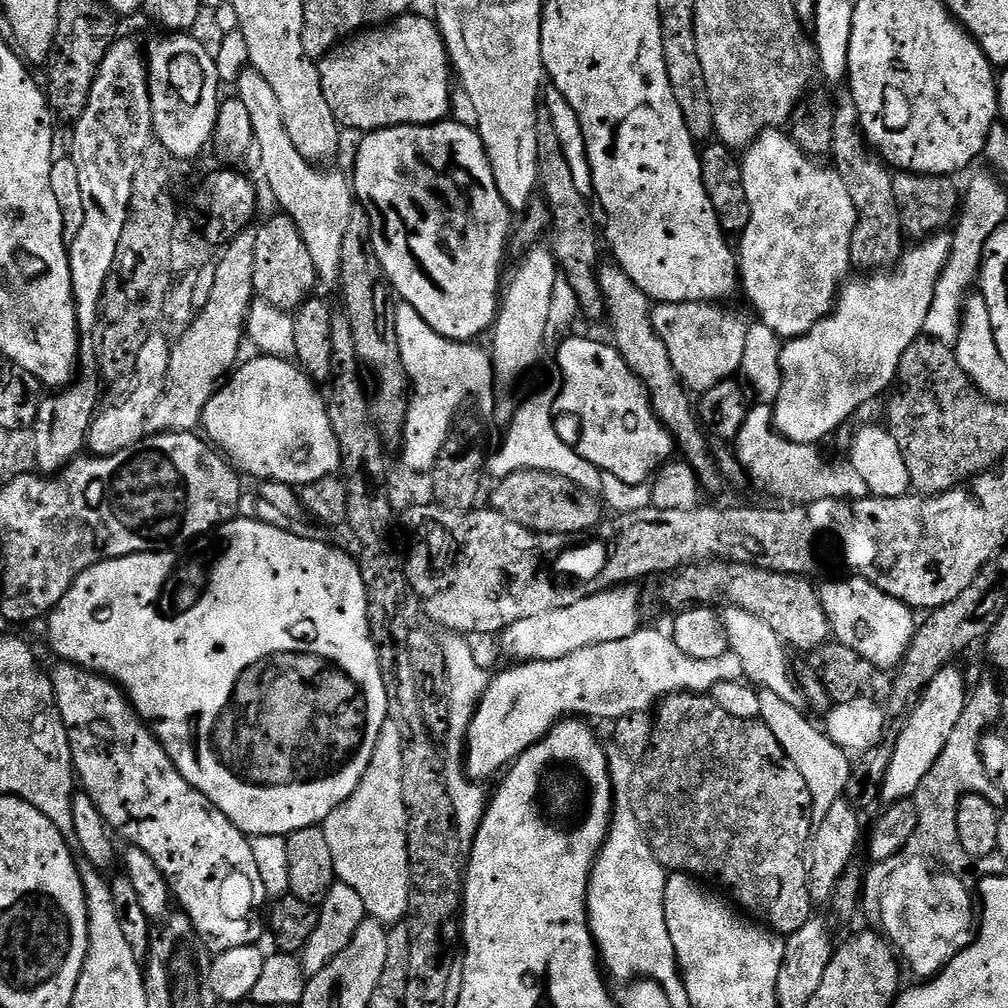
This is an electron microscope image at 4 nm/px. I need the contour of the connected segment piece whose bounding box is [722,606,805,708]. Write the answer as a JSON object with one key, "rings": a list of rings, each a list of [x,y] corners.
{"rings":[[[728,606],[723,609],[722,619],[728,647],[731,652],[738,654],[738,659],[742,661],[744,680],[757,689],[778,694],[778,698],[782,698],[790,706],[800,708],[805,703],[805,698],[799,683],[794,679],[794,672],[792,676],[791,666],[788,665],[789,649],[784,641],[778,638],[778,634],[774,634],[774,630],[770,630],[770,626],[762,622],[762,618],[754,618],[750,610]]]}

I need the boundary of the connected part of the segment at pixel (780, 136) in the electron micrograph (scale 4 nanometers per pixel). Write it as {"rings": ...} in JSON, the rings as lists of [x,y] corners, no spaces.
{"rings":[[[780,128],[766,129],[742,152],[740,169],[750,206],[750,222],[738,236],[738,280],[753,310],[760,315],[759,323],[770,326],[784,342],[808,332],[832,311],[838,300],[838,289],[849,275],[848,268],[853,267],[854,202],[850,202],[850,192],[839,171],[820,164],[823,163],[807,156],[791,135]]]}

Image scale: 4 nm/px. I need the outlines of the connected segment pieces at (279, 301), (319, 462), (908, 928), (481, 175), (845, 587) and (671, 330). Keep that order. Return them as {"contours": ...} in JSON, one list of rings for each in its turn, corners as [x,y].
{"contours":[[[[275,215],[256,228],[253,290],[263,303],[292,314],[302,301],[313,295],[315,288],[312,287],[317,287],[318,277],[314,261],[310,259],[310,250],[306,250],[306,242],[302,242],[298,226],[289,216]]],[[[267,354],[257,357],[249,364],[241,363],[231,373],[228,381],[232,381],[226,386],[224,384],[210,398],[204,410],[203,435],[245,477],[253,476],[256,482],[273,480],[303,486],[337,475],[341,471],[338,438],[334,438],[334,430],[330,426],[325,397],[316,393],[317,385],[291,359]]],[[[984,684],[976,693],[967,697],[964,713],[962,718],[958,718],[958,726],[954,726],[954,731],[950,733],[949,740],[946,741],[946,746],[942,750],[942,754],[938,754],[938,762],[934,762],[934,766],[930,766],[930,774],[926,774],[926,778],[922,778],[922,782],[918,786],[916,795],[916,809],[918,810],[917,829],[914,830],[914,836],[910,838],[910,842],[906,842],[906,846],[898,854],[894,854],[894,858],[886,858],[885,860],[875,861],[871,865],[872,869],[868,873],[863,873],[862,876],[862,908],[864,904],[864,912],[868,915],[868,920],[875,931],[881,933],[885,940],[892,945],[893,949],[898,953],[899,959],[913,972],[914,975],[920,976],[921,981],[927,982],[940,975],[942,969],[956,957],[956,953],[964,948],[969,948],[974,939],[974,920],[972,924],[972,896],[974,900],[974,888],[968,885],[968,880],[964,875],[968,872],[968,864],[970,865],[970,857],[966,854],[966,850],[962,850],[962,842],[958,842],[958,818],[956,817],[956,807],[961,797],[969,796],[970,794],[978,794],[982,798],[986,798],[997,806],[1005,803],[1006,797],[1002,794],[1002,790],[998,790],[998,786],[994,786],[994,782],[990,782],[990,778],[984,774],[984,763],[980,757],[980,737],[985,730],[1000,716],[1000,696],[996,693],[996,688],[992,684]]],[[[445,118],[438,124],[400,124],[397,128],[379,128],[377,132],[367,133],[358,150],[356,168],[350,175],[350,184],[354,189],[359,207],[367,212],[372,227],[372,245],[382,270],[388,275],[389,285],[403,303],[414,306],[418,314],[434,329],[439,336],[448,340],[472,342],[489,331],[496,323],[498,297],[502,292],[502,280],[496,271],[504,264],[504,247],[510,244],[510,229],[514,224],[514,213],[506,206],[502,194],[498,194],[498,182],[494,182],[494,170],[488,161],[484,143],[476,128],[467,128],[451,118]]],[[[853,575],[848,579],[852,580],[832,580],[829,584],[823,585],[821,583],[818,588],[822,610],[826,614],[828,624],[832,627],[835,643],[850,646],[850,650],[862,654],[862,658],[866,658],[874,666],[885,670],[896,669],[902,662],[902,658],[916,633],[918,627],[917,613],[898,598],[886,595],[878,586],[874,586],[863,576]]],[[[716,302],[656,304],[651,309],[654,330],[666,346],[681,383],[692,394],[703,394],[718,382],[731,380],[742,366],[749,325],[736,312]]]]}

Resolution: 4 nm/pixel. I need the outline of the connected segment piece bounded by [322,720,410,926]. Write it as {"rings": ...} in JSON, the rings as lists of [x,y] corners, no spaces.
{"rings":[[[395,722],[384,723],[362,782],[346,802],[324,819],[322,827],[334,858],[337,881],[350,886],[362,898],[371,919],[385,926],[401,923],[408,914],[410,870],[408,815],[406,802],[402,802],[402,734]]]}

